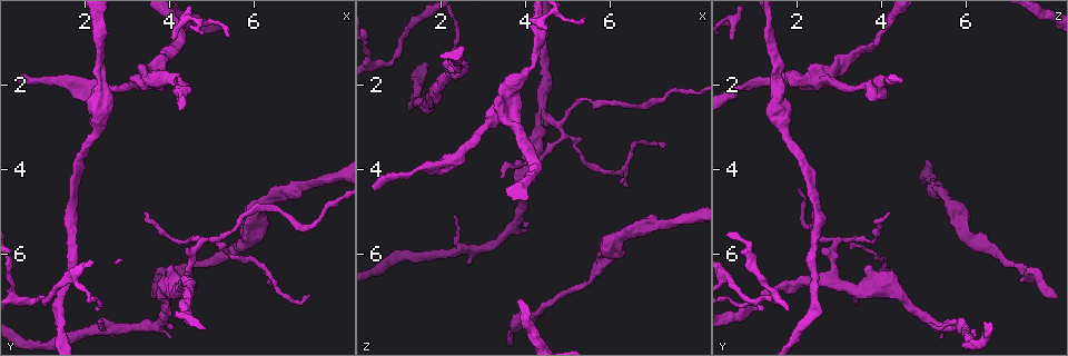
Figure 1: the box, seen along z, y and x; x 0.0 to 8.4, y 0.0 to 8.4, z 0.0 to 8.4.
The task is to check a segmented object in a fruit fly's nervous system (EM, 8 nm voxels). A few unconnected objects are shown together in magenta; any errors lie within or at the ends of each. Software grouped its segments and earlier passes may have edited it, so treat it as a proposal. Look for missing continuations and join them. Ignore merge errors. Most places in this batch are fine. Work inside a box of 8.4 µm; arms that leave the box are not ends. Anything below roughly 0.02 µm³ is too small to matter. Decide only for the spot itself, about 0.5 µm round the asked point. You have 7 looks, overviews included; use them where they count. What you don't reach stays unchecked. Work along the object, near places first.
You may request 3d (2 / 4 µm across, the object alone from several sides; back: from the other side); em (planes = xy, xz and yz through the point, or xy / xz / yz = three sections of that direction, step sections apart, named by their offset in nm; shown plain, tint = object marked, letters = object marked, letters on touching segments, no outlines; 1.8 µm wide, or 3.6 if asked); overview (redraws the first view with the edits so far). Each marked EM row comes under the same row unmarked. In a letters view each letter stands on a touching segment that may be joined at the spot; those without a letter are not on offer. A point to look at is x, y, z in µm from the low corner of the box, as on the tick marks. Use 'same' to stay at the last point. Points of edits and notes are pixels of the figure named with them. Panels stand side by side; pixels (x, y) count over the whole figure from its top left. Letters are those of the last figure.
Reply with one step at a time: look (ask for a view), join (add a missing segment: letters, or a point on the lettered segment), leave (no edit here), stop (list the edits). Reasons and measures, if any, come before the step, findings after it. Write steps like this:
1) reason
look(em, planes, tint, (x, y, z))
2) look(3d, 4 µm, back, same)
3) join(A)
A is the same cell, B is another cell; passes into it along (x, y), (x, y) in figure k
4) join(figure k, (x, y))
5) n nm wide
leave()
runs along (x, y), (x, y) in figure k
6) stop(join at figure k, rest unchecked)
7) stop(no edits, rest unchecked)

three arms meet
look(3d, 2 µm, (4.40, 6.65, 2.90))

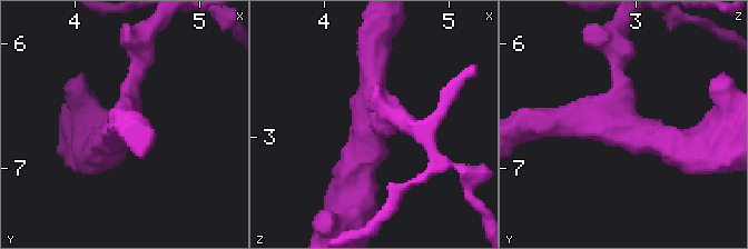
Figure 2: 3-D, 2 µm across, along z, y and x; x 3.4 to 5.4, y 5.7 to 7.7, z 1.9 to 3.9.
3 arms; arms of 190, 240, 340 nm
look(em, xz, step 8, tint, (4.38, 6.60, 2.92))

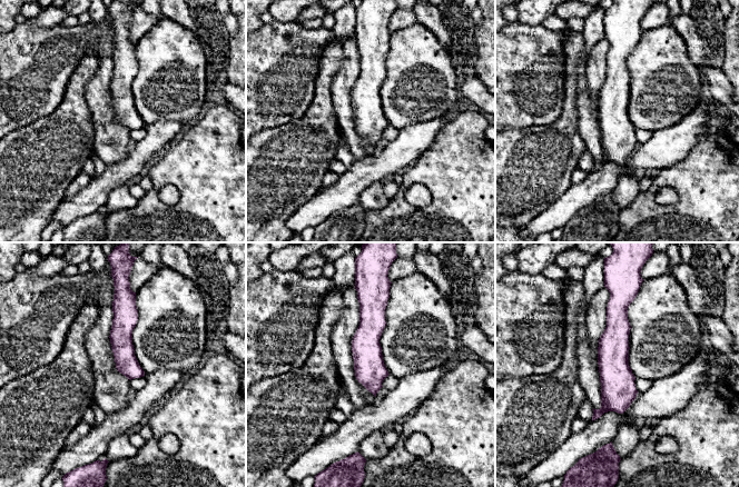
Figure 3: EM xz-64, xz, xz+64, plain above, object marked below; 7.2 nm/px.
cut it another way
look(em, xy, step 16, letters, same)

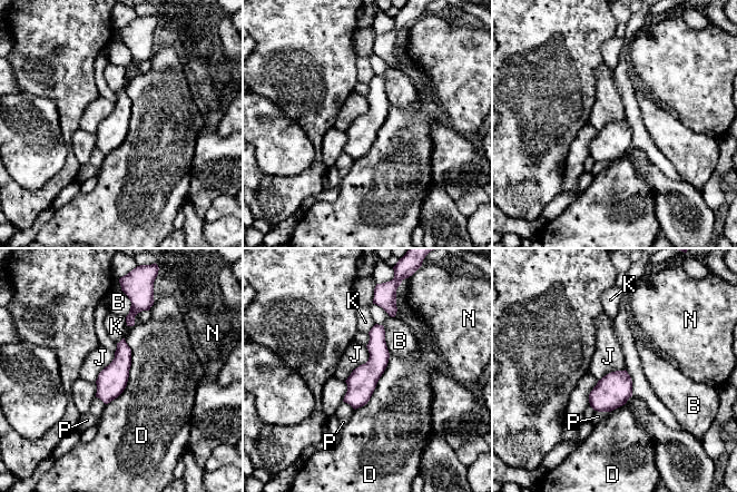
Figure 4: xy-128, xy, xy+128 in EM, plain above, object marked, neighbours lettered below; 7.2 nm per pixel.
200 nm wide
leave()
B, D, J, K, N and P are other cells; border along (366, 346), (369, 358), (345, 381) in figure 4; no lettered segment goes on from it

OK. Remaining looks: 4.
free end
look(3d, 2 µm, (2.40, 7.70, 5.15))

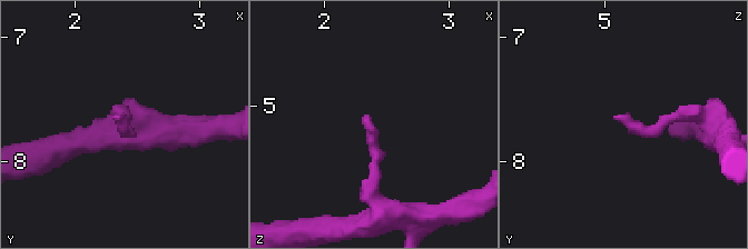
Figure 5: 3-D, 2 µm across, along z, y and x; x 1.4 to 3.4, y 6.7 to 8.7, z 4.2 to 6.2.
look(em, 3.6 µm, planes, letters, (2.32, 7.66, 5.12))

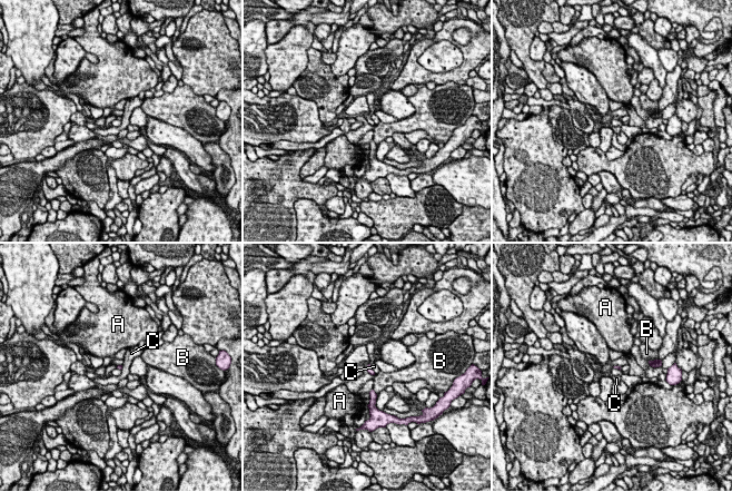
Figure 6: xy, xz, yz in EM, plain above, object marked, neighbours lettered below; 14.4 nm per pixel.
leave()
A, B and C are other cells; border along (369, 365), (375, 373) in figure 6; none of them fits

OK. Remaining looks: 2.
sudden change in width
look(3d, 2 µm, back, (1.65, 2.00, 3.90))

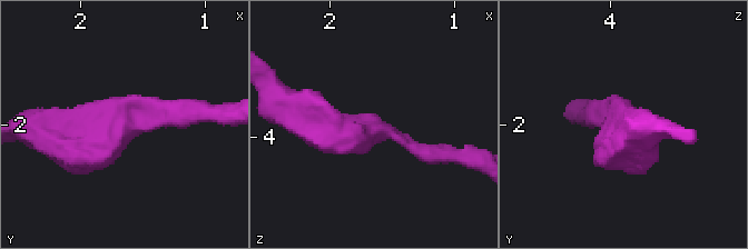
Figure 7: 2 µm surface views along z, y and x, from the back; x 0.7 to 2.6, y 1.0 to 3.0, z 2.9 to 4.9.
shape alone is not enough
look(em, planes, letters, (1.70, 2.02, 3.94))

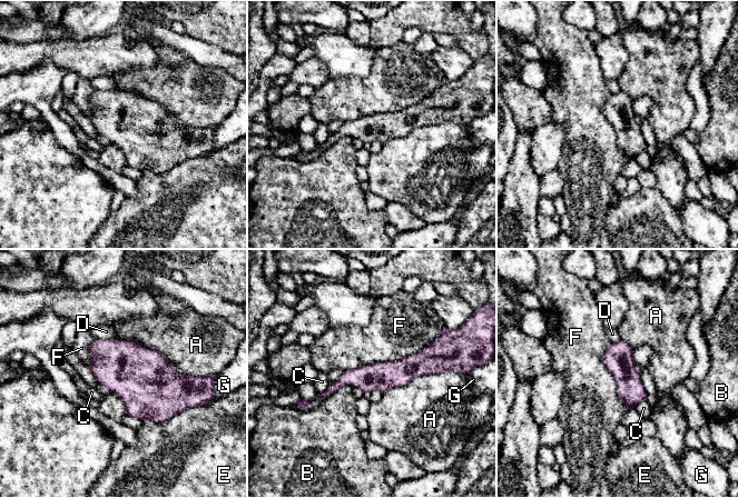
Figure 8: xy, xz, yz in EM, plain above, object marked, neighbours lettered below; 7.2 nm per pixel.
leave()
A, B, C, D, E, F and G are other cells; border along (440, 336), (416, 352), (344, 371) in figure 8; none of them fits

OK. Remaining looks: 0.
stop(no edits, rest unchecked)

